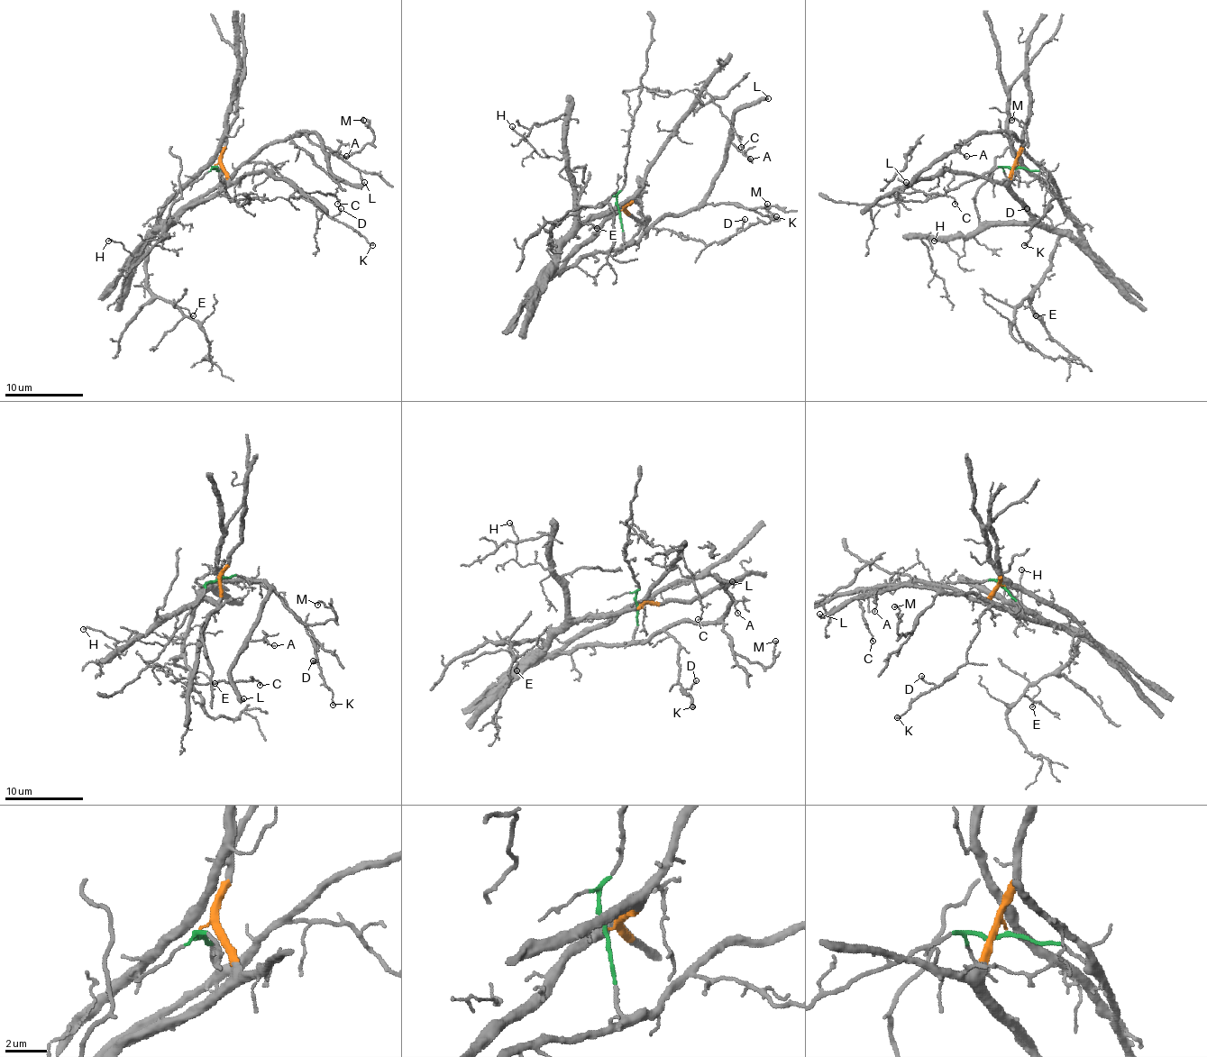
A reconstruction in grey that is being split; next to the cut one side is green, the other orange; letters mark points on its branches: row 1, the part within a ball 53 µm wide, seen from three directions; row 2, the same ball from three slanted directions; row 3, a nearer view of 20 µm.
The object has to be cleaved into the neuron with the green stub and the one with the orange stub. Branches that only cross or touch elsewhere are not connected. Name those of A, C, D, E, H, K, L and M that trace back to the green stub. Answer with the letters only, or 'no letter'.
A, D, K, L, M

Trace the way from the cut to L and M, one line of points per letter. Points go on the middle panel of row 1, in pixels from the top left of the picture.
L: (618, 211), (623, 238), (630, 242), (662, 218), (690, 213), (723, 159), (731, 118), (743, 106), (768, 98)
M: (618, 211), (623, 238), (630, 242), (670, 214), (721, 203), (733, 203), (778, 218), (766, 209), (766, 203)

